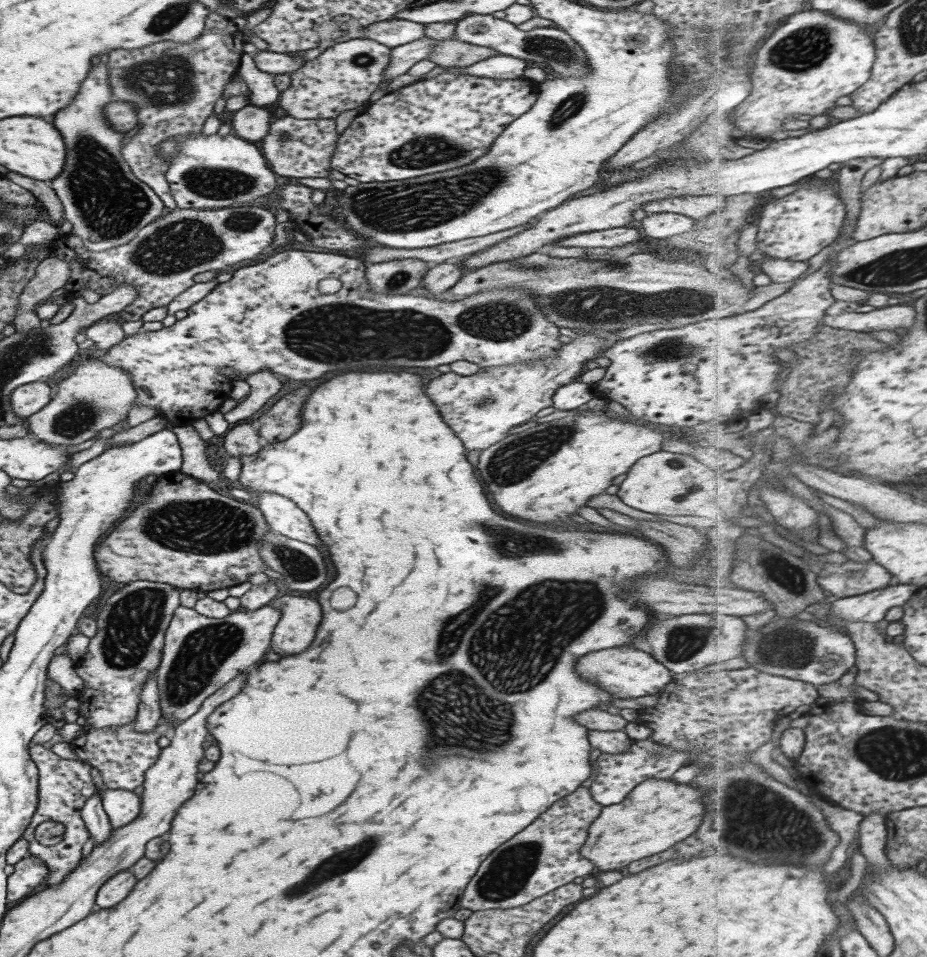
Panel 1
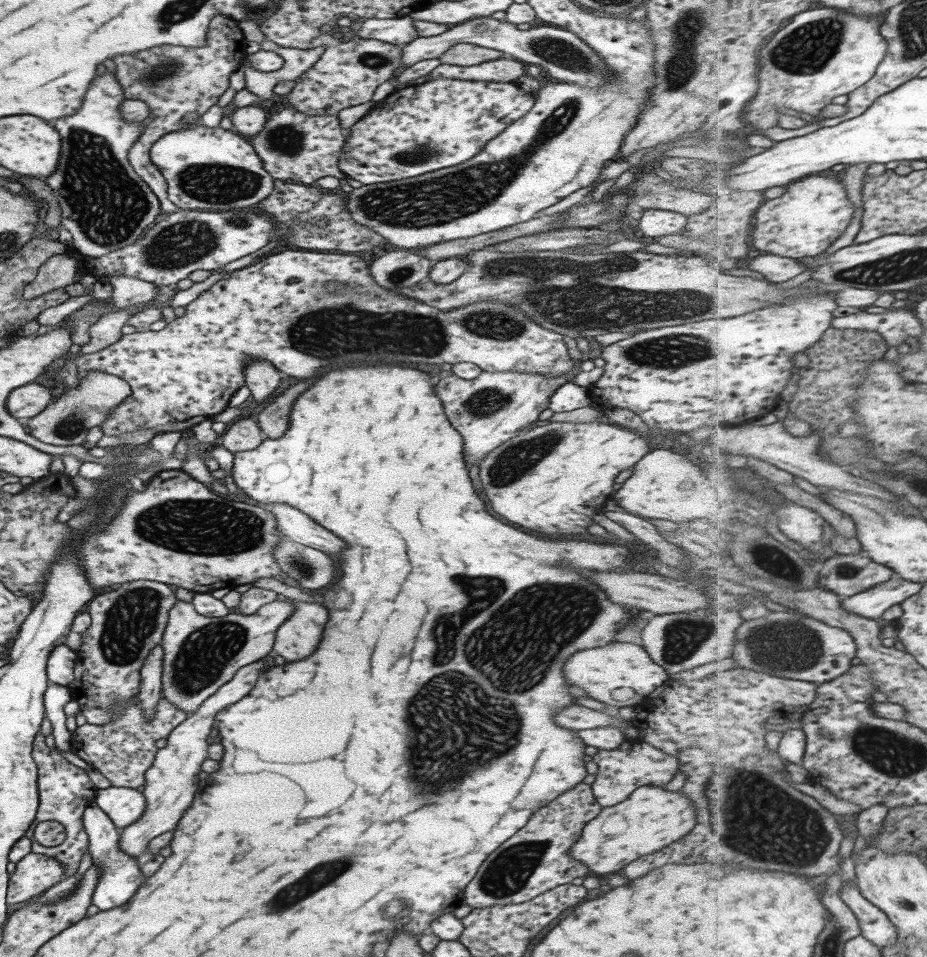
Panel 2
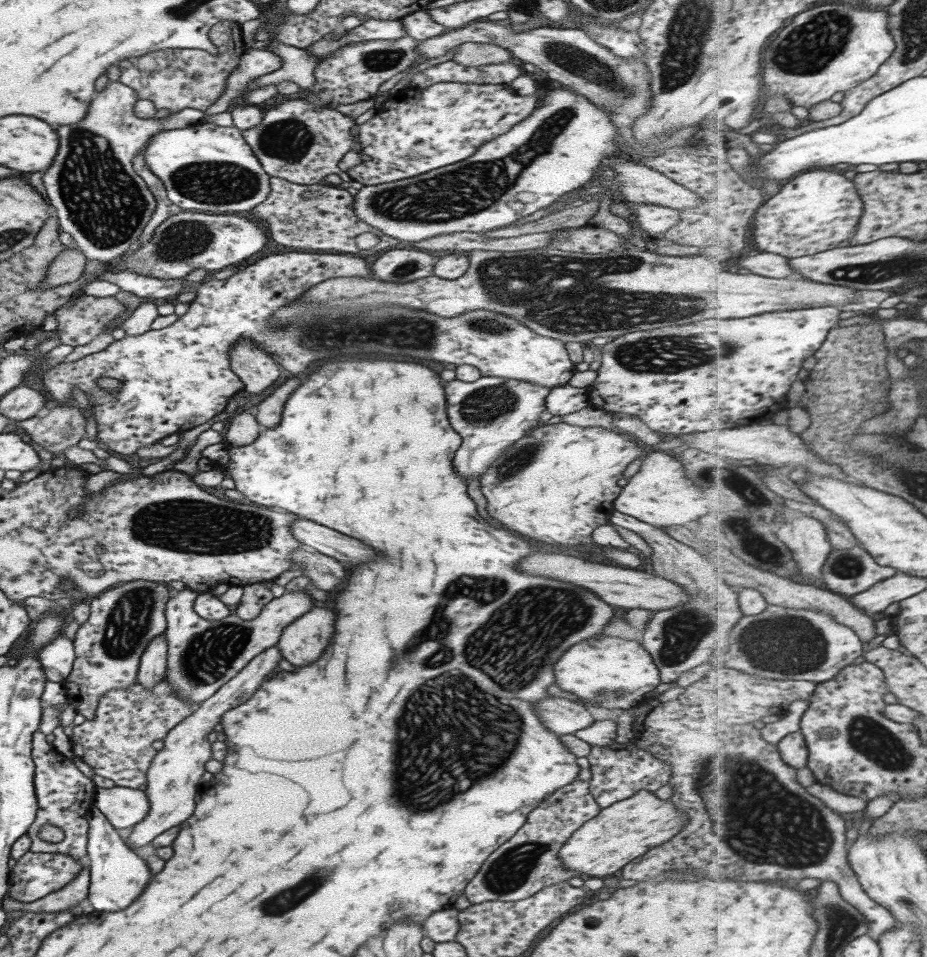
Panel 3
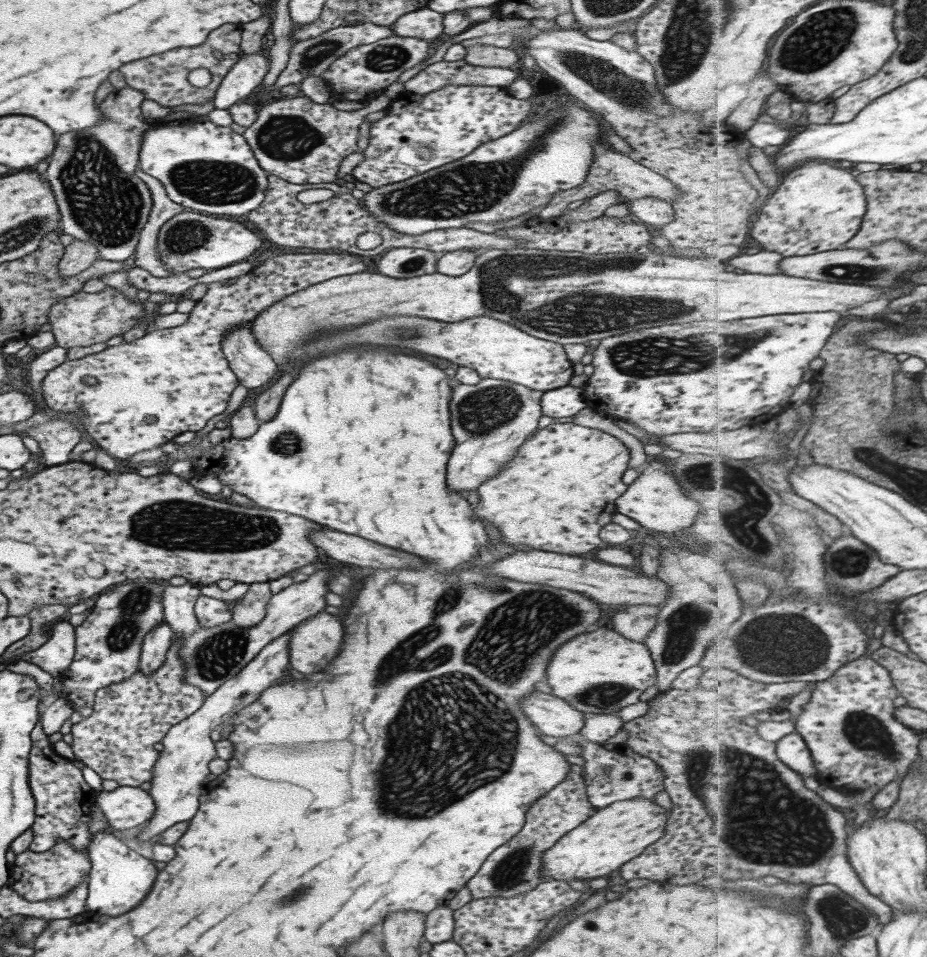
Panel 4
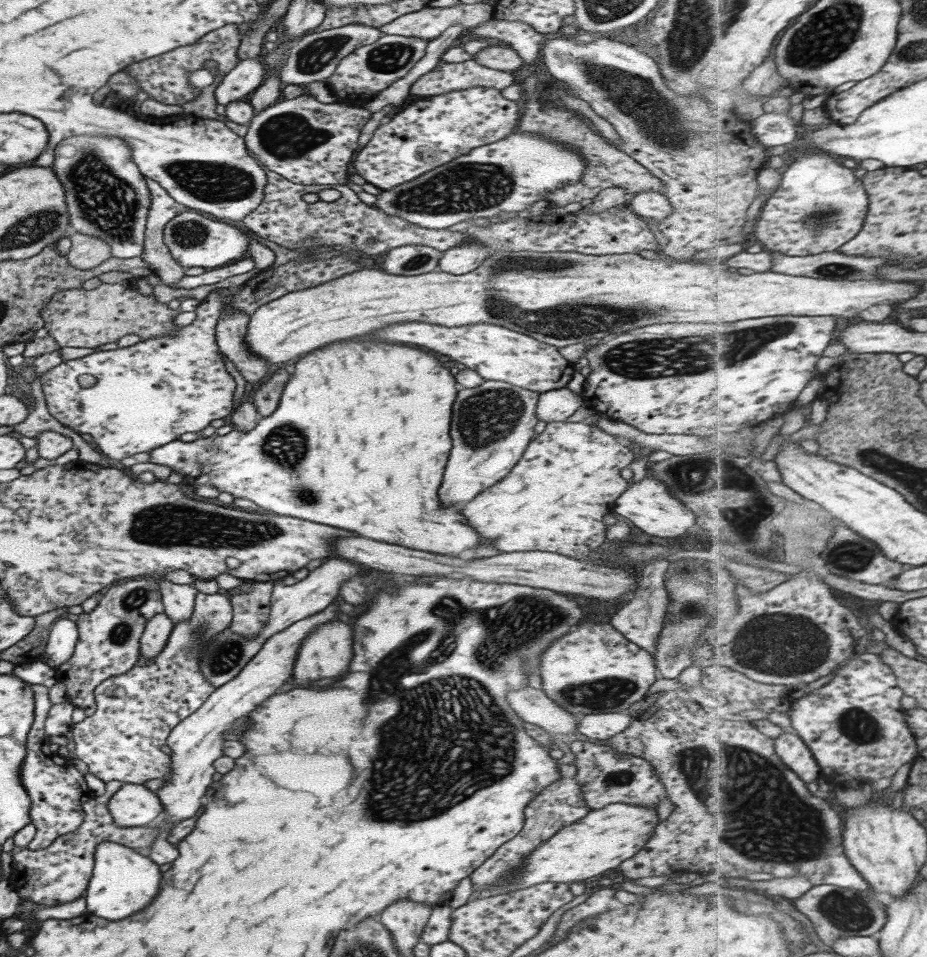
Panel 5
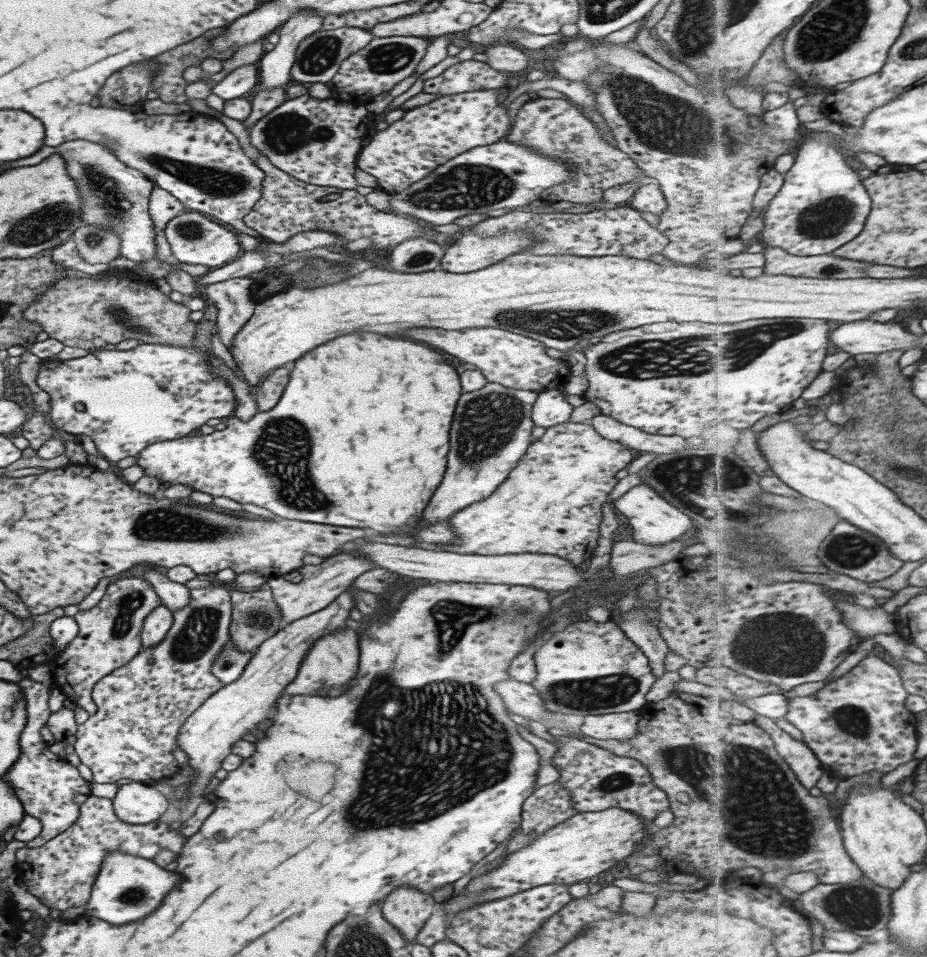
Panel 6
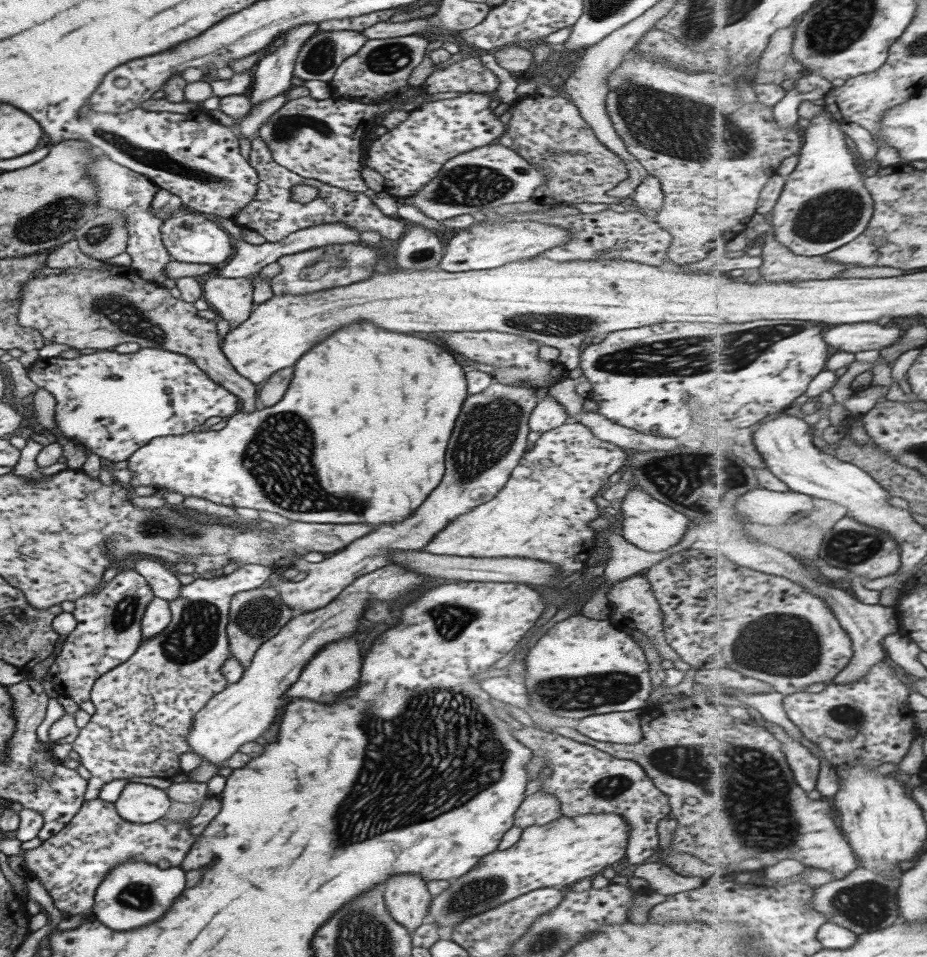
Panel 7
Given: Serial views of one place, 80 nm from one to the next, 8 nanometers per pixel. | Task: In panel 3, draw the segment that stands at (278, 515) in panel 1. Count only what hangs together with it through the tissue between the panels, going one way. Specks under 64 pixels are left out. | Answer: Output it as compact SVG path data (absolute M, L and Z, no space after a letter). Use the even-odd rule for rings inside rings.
M296 515L290 524L290 531L293 538L300 544L310 546L335 561L351 562L355 565L375 560L377 556L373 548L365 548L365 544L361 544L360 540L342 535L340 532Z

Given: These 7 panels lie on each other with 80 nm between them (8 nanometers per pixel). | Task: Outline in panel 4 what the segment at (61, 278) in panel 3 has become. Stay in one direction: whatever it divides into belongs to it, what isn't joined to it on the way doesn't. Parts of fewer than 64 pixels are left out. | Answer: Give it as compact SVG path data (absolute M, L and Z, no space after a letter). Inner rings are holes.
M73 239L64 247L58 264L58 273L70 277L89 268L98 259L98 248L93 243Z

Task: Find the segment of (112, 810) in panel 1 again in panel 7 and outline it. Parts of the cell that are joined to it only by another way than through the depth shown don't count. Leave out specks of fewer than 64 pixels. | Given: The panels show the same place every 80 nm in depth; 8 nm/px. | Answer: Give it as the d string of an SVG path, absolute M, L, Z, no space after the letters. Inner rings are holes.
M127 783L113 803L116 813L133 824L149 824L165 816L170 798L163 789L143 783Z

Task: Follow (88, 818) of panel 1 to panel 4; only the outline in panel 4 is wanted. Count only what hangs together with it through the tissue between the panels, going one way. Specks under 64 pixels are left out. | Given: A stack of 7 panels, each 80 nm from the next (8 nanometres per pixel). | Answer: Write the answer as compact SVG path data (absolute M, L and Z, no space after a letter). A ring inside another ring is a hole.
M109 827L99 830L86 847L91 863L86 880L86 906L88 911L102 916L121 916L131 908L135 908L145 898L157 871L153 860L144 858L129 849L111 833L112 830Z

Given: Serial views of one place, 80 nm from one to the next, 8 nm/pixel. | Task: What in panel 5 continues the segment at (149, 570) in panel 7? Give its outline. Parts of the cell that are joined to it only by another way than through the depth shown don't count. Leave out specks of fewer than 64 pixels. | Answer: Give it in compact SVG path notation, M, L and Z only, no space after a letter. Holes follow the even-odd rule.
M161 579L157 581L159 586L159 595L160 600L163 605L163 612L170 618L172 624L177 624L177 622L187 622L187 617L191 614L194 597L197 594L197 591L192 585L182 585L182 584L173 584L168 580Z

